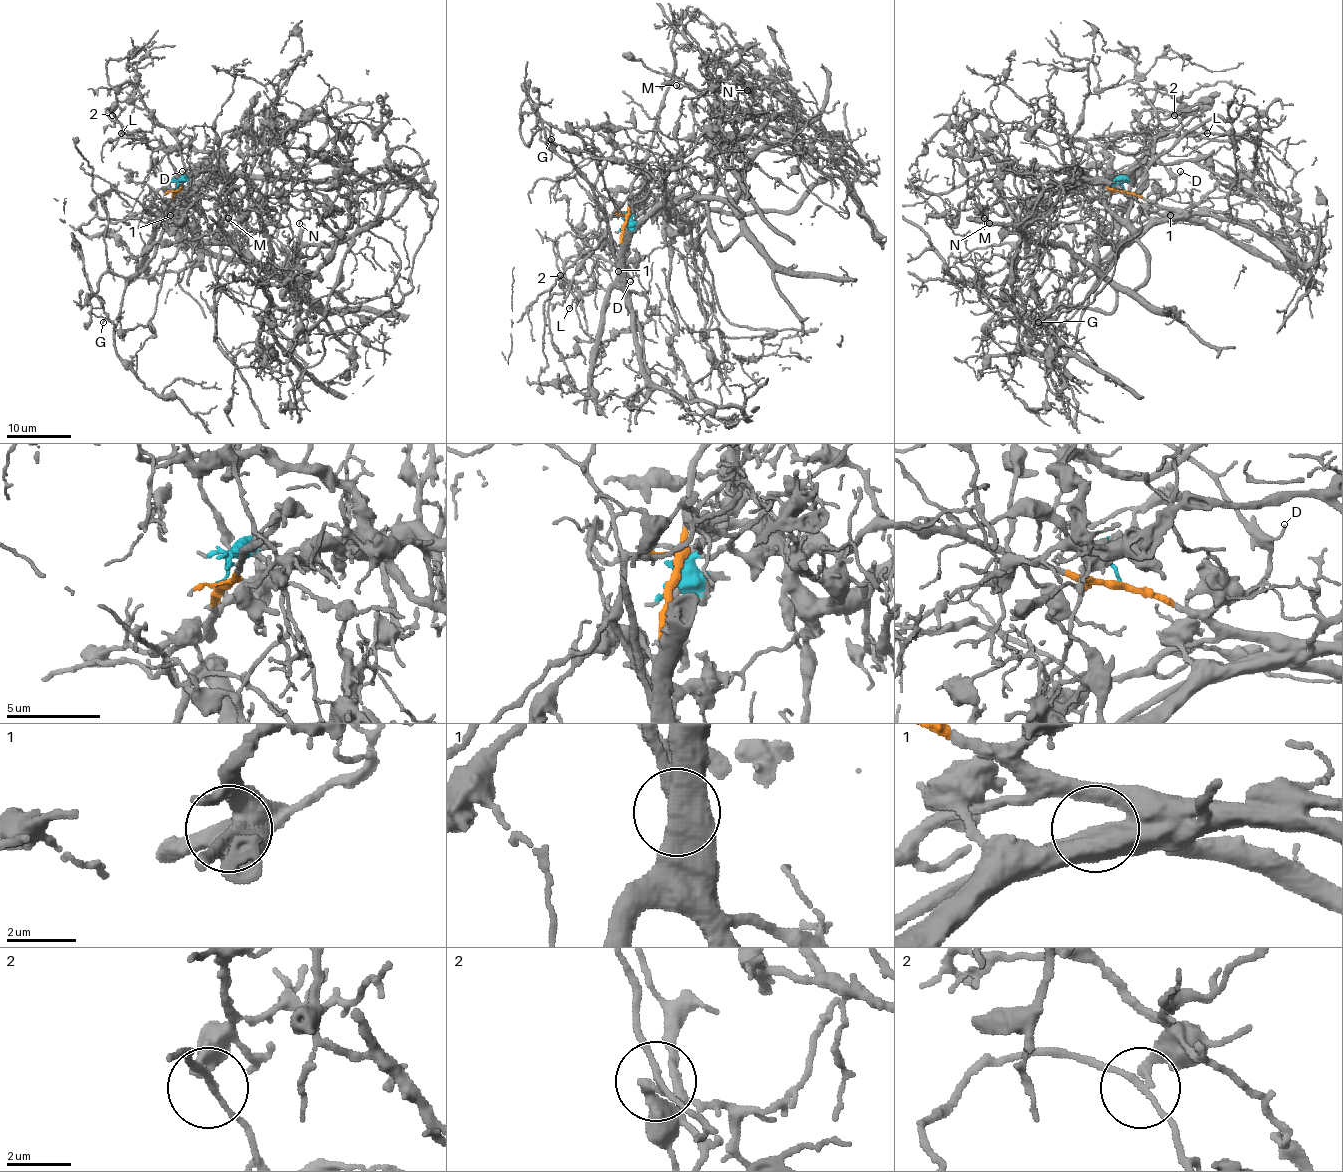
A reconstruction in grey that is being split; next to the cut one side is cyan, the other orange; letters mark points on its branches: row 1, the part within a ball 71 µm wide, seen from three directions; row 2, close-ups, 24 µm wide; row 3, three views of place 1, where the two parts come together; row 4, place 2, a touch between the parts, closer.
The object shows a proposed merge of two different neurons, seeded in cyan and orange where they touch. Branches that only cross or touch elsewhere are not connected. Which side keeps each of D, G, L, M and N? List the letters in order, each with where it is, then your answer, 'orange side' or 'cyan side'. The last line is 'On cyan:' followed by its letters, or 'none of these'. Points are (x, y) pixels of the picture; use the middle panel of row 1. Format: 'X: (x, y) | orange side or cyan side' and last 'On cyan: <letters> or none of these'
D: (630, 281) | orange side
G: (551, 139) | orange side
L: (569, 308) | orange side
M: (676, 85) | cyan side
N: (747, 90) | cyan side
On cyan: M, N

